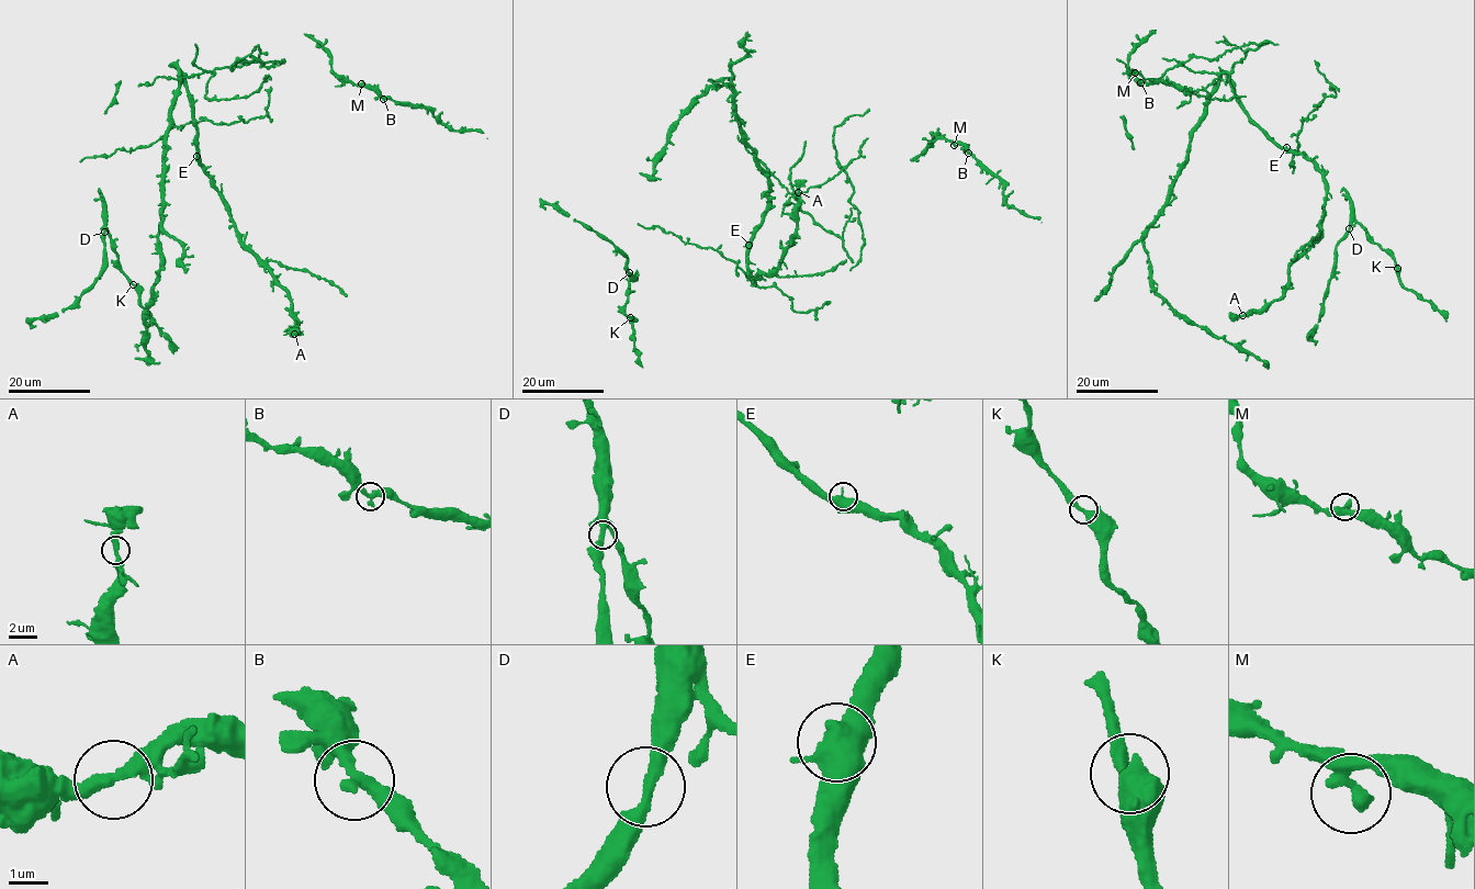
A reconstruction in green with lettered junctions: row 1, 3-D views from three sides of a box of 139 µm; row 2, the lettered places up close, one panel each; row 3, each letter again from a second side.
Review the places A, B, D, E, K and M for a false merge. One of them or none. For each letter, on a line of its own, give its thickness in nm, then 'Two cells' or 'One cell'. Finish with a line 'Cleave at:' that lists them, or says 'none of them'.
A: Thickness 360 nm. One cell
B: Thickness 360 nm. One cell
D: Thickness 320 nm. One cell
E: Thickness 340 nm. One cell
K: Thickness 360 nm. One cell
M: Thickness 360 nm. One cell
Cleave at: none of them

